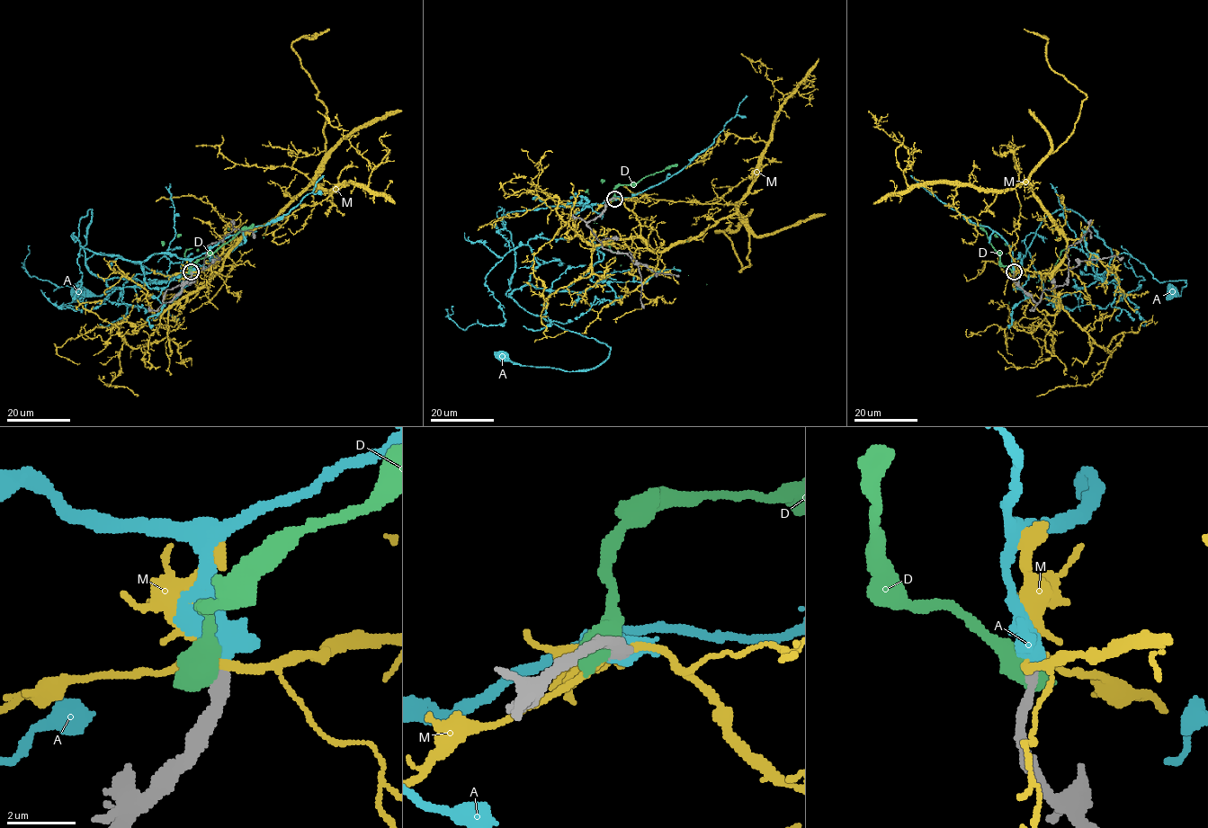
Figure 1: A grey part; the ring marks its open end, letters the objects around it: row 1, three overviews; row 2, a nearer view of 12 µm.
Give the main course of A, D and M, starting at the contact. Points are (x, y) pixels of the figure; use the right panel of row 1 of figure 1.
A: (1015, 271), (1060, 209), (1077, 211), (1113, 258), (1130, 253), (1158, 281), (1186, 282), (1170, 292)
D: (1015, 272), (1053, 265), (1060, 253), (1067, 248), (1070, 254), (1083, 235), (1056, 236), (1053, 228), (1020, 204)
M: (1014, 271), (1049, 273), (1066, 251), (1033, 189), (910, 185), (907, 148), (868, 111)

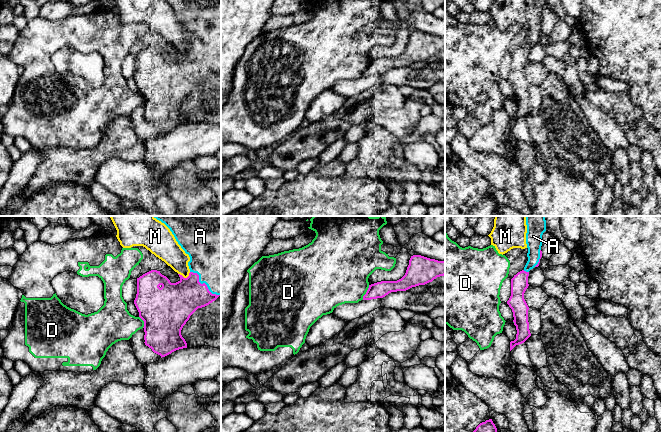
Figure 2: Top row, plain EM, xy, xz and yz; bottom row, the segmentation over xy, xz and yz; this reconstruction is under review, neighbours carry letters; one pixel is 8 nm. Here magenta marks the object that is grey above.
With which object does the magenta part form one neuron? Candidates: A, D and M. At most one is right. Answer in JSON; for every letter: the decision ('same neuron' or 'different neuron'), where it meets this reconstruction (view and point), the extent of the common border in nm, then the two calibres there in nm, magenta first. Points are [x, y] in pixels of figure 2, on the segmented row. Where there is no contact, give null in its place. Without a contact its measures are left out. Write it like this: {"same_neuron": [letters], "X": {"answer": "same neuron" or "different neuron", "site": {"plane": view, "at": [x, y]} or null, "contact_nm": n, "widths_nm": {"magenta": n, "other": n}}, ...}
{"same_neuron": ["A"], "A": {"answer": "same neuron", "site": {"plane": "xy", "at": [204, 283]}, "contact_nm": 320, "widths_nm": {"magenta": 300, "other": 460}}, "D": {"answer": "different neuron", "site": {"plane": "xz", "at": [366, 292]}, "contact_nm": 130, "widths_nm": {"magenta": 130, "other": 460}}, "M": {"answer": "different neuron", "site": {"plane": "xy", "at": [183, 277]}, "contact_nm": 110, "widths_nm": {"magenta": 340, "other": 190}}}

